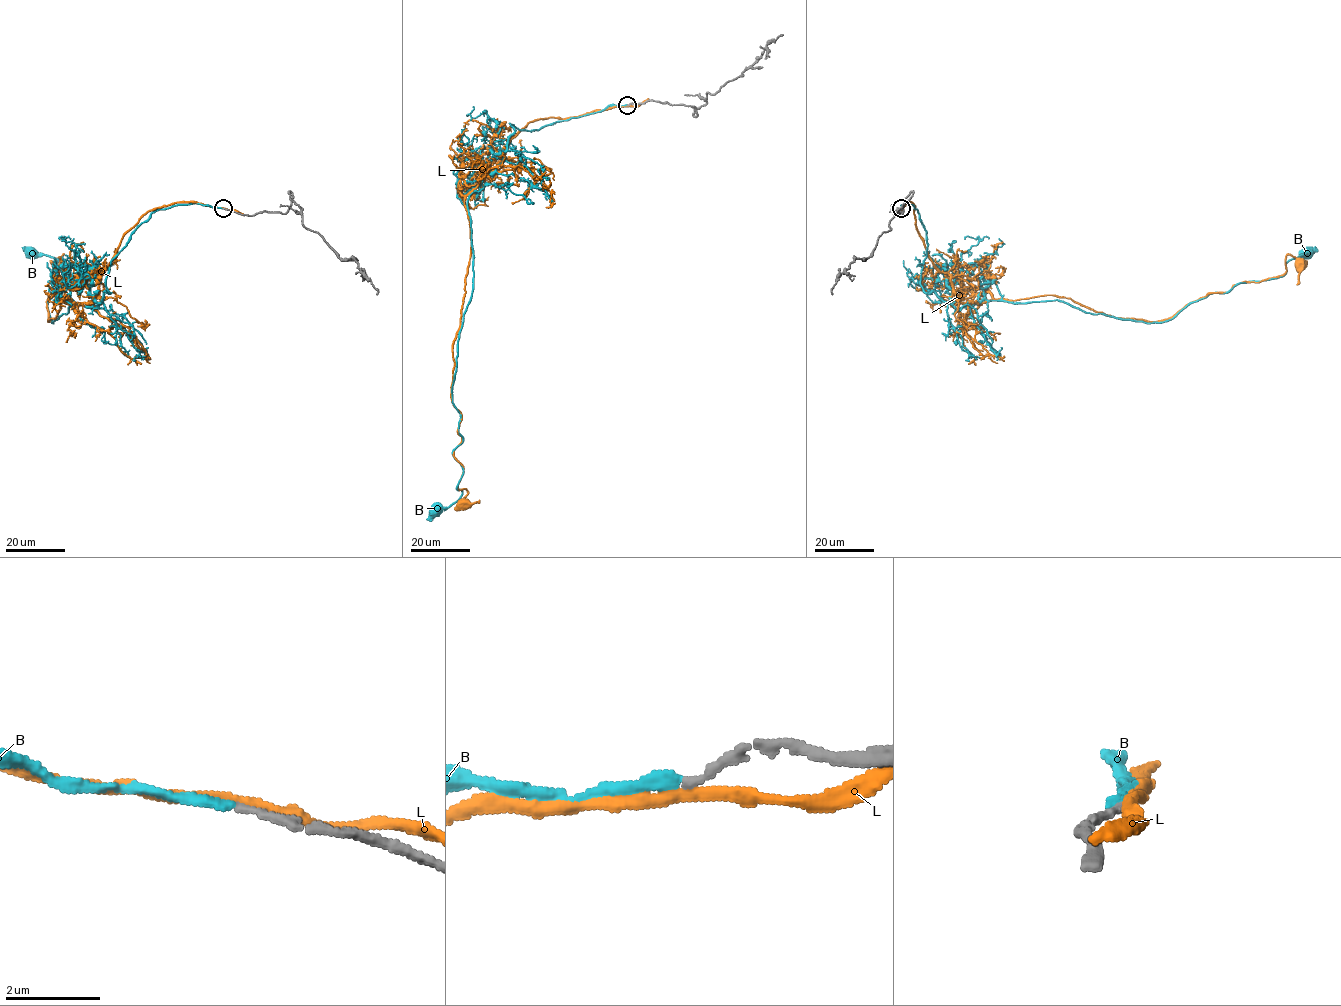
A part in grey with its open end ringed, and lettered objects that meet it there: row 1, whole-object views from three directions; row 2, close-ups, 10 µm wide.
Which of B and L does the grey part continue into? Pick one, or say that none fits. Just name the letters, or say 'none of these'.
B

